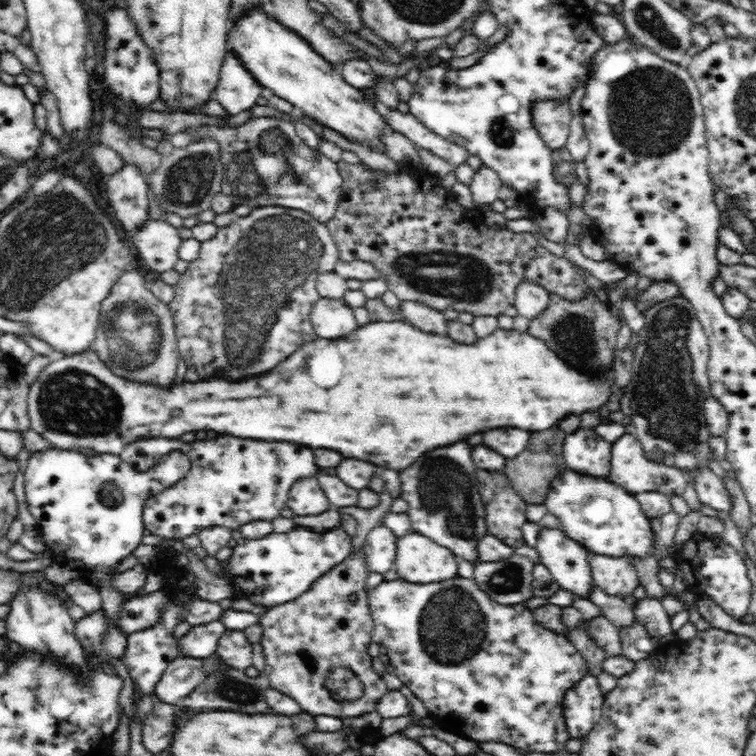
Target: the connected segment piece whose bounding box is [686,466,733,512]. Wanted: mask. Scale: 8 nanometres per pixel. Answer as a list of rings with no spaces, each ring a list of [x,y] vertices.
[[[707,466],[686,471],[687,478],[694,481],[698,500],[714,510],[732,510],[732,499],[723,481]]]

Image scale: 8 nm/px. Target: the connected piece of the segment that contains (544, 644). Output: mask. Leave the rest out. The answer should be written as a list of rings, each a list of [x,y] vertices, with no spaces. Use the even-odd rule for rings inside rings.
[[[456,576],[450,578],[450,580],[430,582],[430,584],[413,584],[413,582],[401,579],[382,581],[374,590],[368,592],[368,605],[372,608],[374,624],[372,640],[386,647],[386,656],[388,656],[389,662],[394,665],[394,673],[423,702],[428,710],[428,716],[434,724],[452,730],[454,734],[474,739],[478,744],[494,741],[526,751],[540,753],[564,751],[564,745],[568,742],[570,736],[567,734],[567,728],[564,727],[561,700],[563,700],[564,693],[568,692],[568,689],[572,688],[576,681],[582,680],[585,673],[588,673],[587,660],[576,649],[576,644],[572,643],[572,640],[568,639],[565,634],[561,635],[548,628],[544,630],[536,621],[533,610],[527,608],[526,604],[499,604],[479,588],[474,578]]]

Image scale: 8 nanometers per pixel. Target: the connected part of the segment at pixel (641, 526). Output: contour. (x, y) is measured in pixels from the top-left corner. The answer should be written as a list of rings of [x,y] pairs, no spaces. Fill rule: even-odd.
[[[566,467],[551,480],[544,503],[547,512],[560,520],[562,531],[594,554],[612,557],[631,554],[636,558],[655,556],[656,539],[638,499],[607,478],[584,475]]]

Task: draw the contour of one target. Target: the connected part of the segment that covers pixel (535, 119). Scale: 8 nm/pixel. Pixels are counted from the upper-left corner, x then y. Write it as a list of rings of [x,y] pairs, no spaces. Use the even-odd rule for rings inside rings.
[[[538,100],[532,104],[532,123],[543,141],[556,150],[567,143],[570,133],[570,108],[566,102]]]

